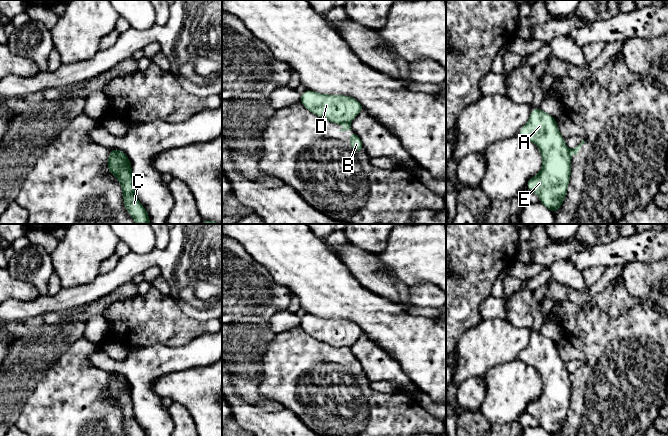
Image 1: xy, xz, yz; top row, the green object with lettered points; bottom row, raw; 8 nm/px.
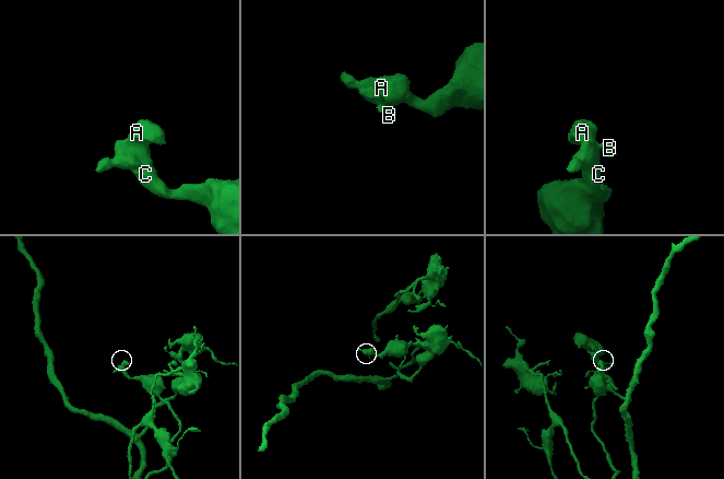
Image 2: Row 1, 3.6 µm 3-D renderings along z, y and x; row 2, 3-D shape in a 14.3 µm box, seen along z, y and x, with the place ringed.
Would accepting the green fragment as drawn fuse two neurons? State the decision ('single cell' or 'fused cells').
fused cells

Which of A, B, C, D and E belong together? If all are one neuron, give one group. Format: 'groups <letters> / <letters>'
groups A C D E / B

